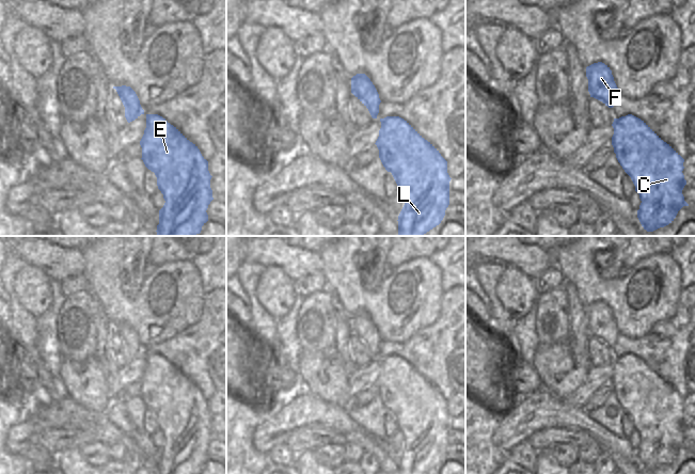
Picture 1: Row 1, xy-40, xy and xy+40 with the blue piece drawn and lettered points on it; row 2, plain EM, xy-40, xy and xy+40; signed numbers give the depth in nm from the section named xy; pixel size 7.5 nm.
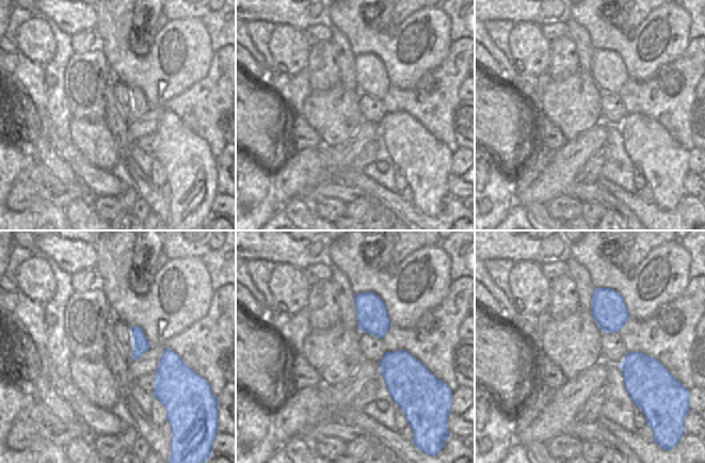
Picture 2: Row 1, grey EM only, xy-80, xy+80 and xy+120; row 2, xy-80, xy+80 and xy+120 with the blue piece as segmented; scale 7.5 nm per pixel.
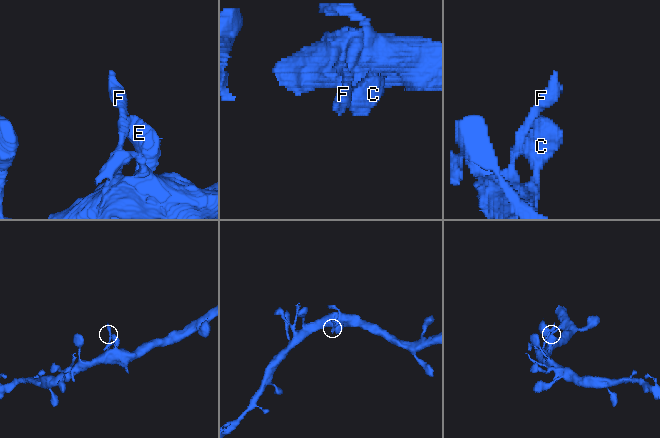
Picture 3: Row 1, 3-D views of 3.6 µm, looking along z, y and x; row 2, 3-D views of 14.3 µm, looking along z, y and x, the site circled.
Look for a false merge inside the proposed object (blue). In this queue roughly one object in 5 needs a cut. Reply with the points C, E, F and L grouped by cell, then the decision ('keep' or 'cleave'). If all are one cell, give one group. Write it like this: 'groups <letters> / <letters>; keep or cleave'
groups C E F L; keep

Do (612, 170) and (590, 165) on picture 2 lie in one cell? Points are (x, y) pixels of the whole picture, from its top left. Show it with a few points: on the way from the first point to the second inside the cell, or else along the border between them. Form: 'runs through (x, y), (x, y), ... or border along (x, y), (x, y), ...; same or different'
border along (607, 143), (609, 159), (598, 176); different

